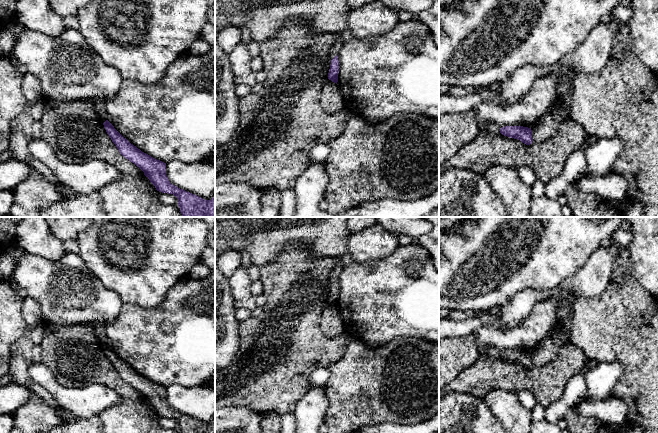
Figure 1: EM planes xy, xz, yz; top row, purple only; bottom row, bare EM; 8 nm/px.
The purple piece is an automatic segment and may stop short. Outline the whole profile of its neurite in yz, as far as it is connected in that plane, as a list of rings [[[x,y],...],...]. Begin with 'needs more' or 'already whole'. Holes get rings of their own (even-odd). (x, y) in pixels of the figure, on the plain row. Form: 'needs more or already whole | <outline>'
already whole | [[[505,350],[500,352],[500,357],[504,360],[518,363],[526,369],[530,369],[533,366],[532,354],[523,350]]]

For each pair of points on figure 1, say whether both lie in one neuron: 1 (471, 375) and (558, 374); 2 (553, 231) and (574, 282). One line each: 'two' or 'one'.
1: one
2: two

